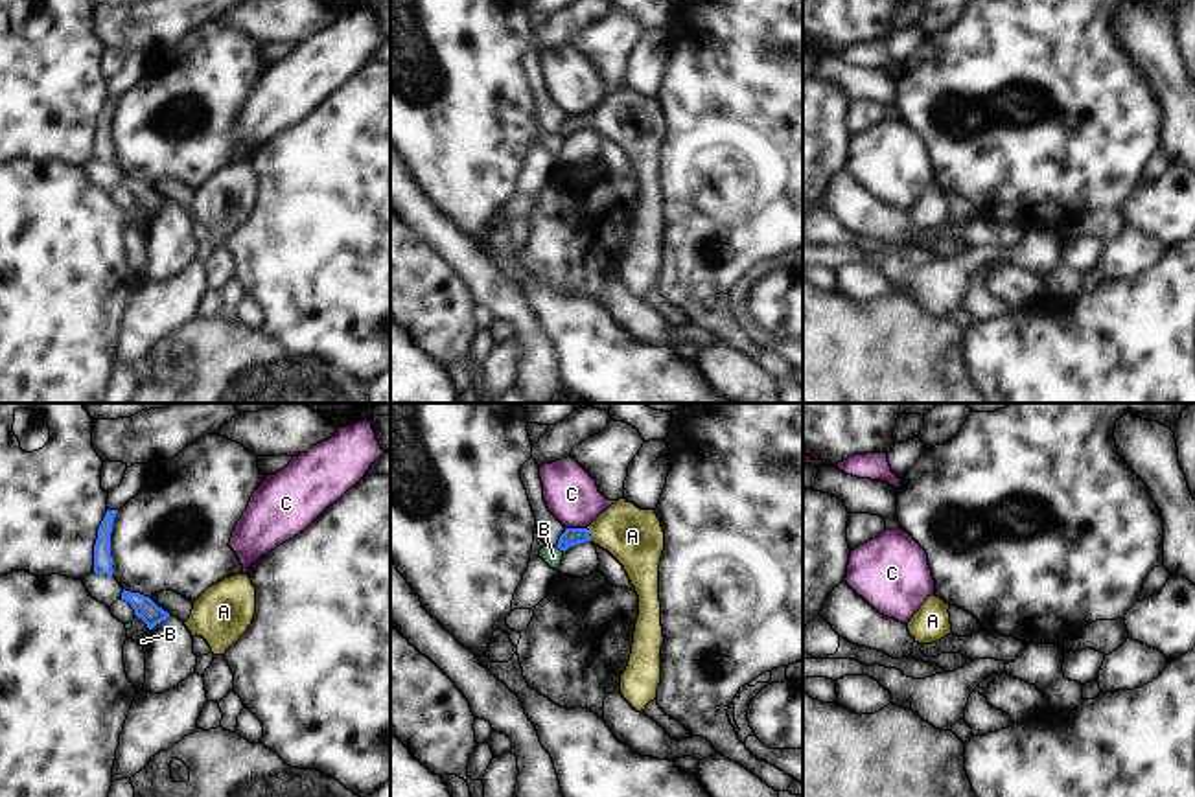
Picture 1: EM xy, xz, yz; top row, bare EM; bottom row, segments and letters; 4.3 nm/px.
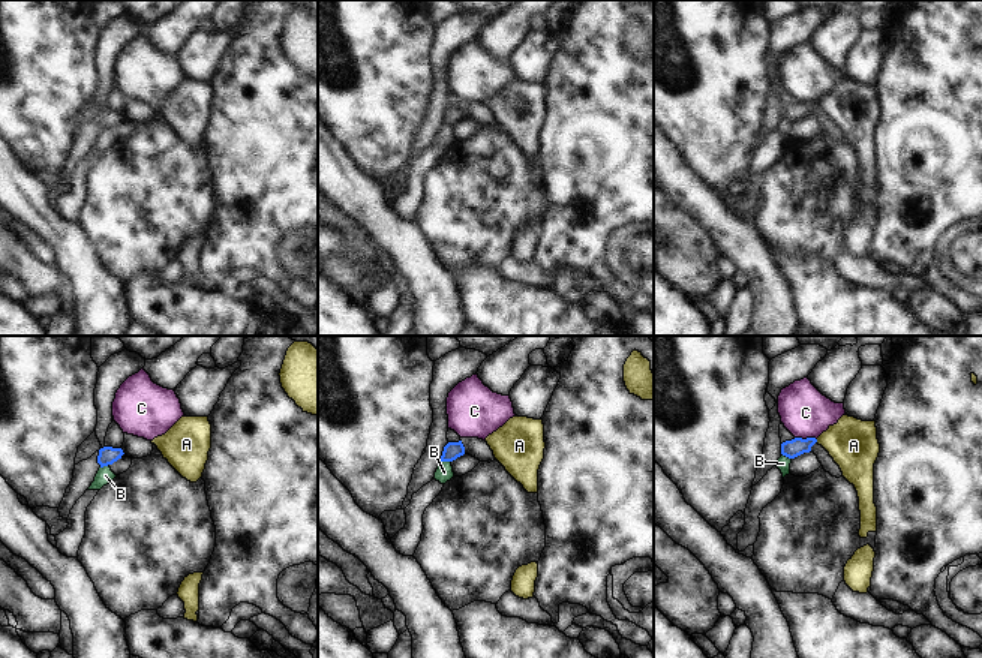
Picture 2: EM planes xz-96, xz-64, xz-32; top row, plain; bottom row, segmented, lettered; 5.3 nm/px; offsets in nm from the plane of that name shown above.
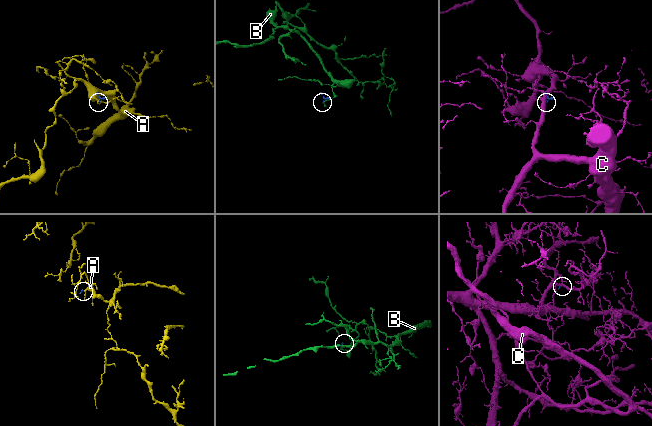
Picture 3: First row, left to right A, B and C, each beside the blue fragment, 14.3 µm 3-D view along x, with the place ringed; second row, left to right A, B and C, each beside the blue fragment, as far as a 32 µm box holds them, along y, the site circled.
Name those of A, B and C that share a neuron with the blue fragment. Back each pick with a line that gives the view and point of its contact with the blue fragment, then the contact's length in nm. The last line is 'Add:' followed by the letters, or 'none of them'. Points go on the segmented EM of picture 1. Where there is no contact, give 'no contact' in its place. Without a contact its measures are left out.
A: meets blue in xz at (588, 534); contact 60 nm long
Add: A

